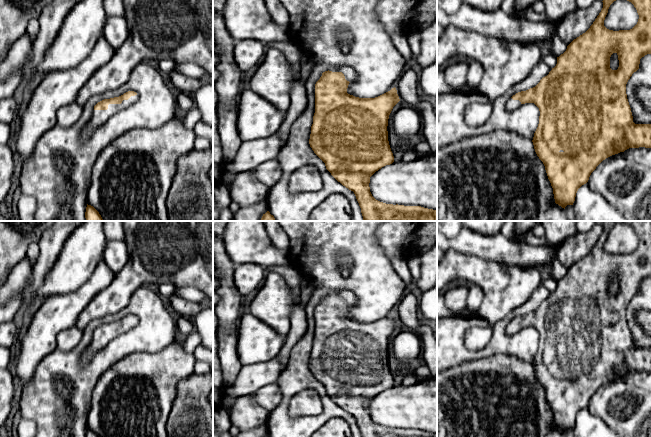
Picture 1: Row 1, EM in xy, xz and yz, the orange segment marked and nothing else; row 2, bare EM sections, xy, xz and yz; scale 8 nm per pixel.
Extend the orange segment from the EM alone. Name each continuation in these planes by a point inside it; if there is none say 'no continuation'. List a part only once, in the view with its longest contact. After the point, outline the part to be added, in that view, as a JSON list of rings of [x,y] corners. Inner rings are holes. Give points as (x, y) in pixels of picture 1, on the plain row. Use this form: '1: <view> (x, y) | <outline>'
1: xy (99, 341) | [[[138,318],[131,320],[128,324],[123,324],[121,328],[109,328],[107,334],[93,334],[90,345],[81,353],[81,358],[78,360],[79,366],[85,368],[94,358],[97,351],[105,347],[111,340],[129,331],[132,327],[136,326],[137,323]]]

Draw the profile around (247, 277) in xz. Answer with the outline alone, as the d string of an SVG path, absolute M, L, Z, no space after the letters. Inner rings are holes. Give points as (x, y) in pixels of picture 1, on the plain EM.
M253 263L235 265L233 281L241 296L245 296L259 287L266 276L265 268Z

